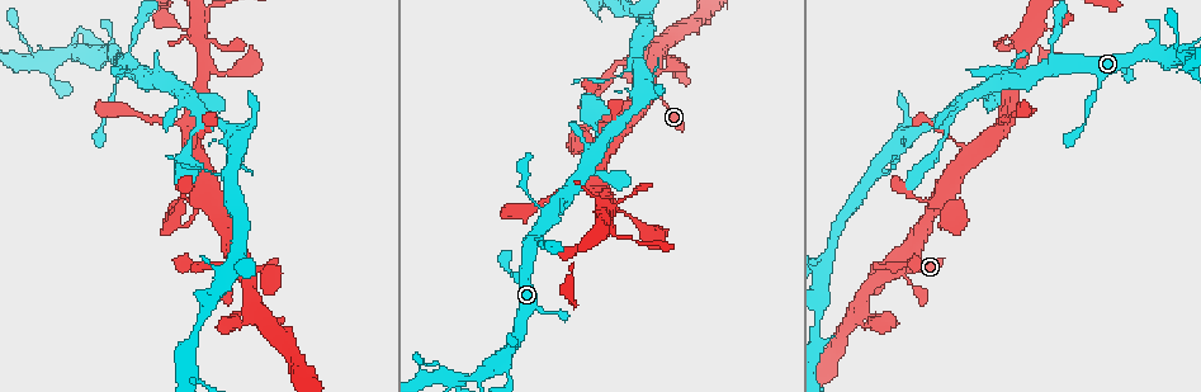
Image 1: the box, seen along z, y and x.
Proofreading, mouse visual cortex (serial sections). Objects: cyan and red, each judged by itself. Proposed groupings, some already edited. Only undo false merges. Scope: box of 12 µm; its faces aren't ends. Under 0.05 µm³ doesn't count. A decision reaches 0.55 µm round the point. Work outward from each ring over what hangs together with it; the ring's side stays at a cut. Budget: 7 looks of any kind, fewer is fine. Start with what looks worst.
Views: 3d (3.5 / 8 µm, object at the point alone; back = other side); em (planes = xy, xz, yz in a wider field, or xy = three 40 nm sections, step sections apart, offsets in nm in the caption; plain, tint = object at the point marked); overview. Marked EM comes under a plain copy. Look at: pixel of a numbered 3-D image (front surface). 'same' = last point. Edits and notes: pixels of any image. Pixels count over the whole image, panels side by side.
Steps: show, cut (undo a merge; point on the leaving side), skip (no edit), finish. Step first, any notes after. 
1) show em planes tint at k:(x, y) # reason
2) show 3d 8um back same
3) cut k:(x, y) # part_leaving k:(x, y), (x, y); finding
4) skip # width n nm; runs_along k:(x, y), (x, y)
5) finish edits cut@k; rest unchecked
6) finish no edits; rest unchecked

show 3d 3.5um at 1:(1175, 54) # side arm on a straight run

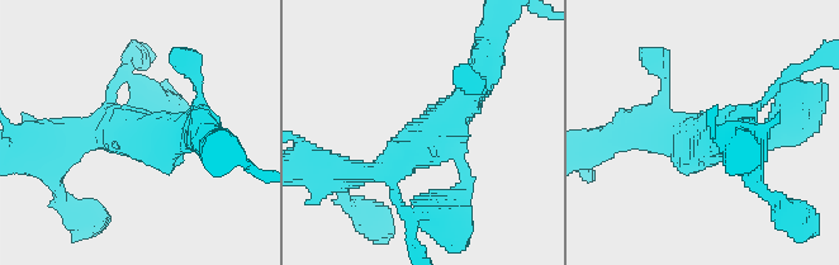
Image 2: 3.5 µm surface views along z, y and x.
show em planes tint at 2:(433, 132)

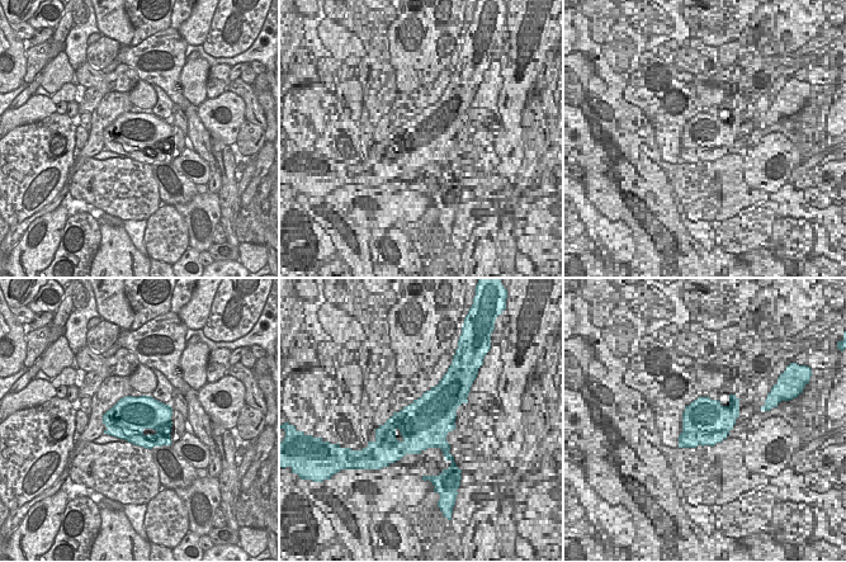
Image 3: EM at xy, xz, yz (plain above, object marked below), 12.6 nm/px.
skip # continuous, no second cell

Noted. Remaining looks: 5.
show 3d 3.5um at 1:(916, 198) # narrows sharply

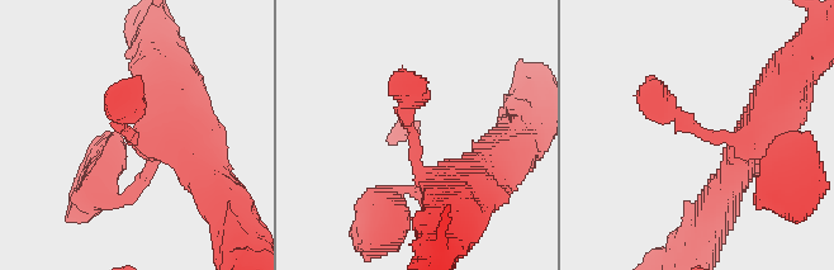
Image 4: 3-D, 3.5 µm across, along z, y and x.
skip # runs_along 4:(757, 131), (692, 131), (647, 76); all the same cell

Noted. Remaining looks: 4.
show 3d 3.5um back at 1:(184, 125)

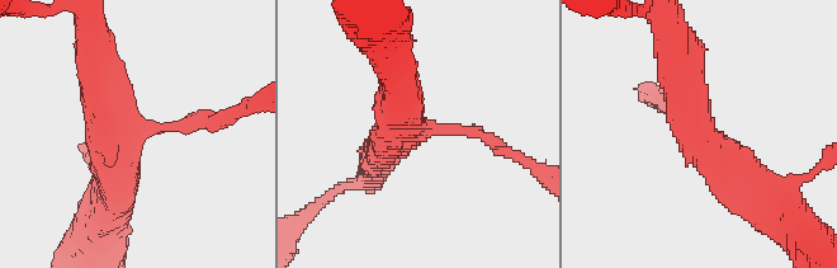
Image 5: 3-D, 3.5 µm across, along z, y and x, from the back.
show em planes tint at 5:(703, 131) # arms 3; arm_widths 150, 400, 500 nm

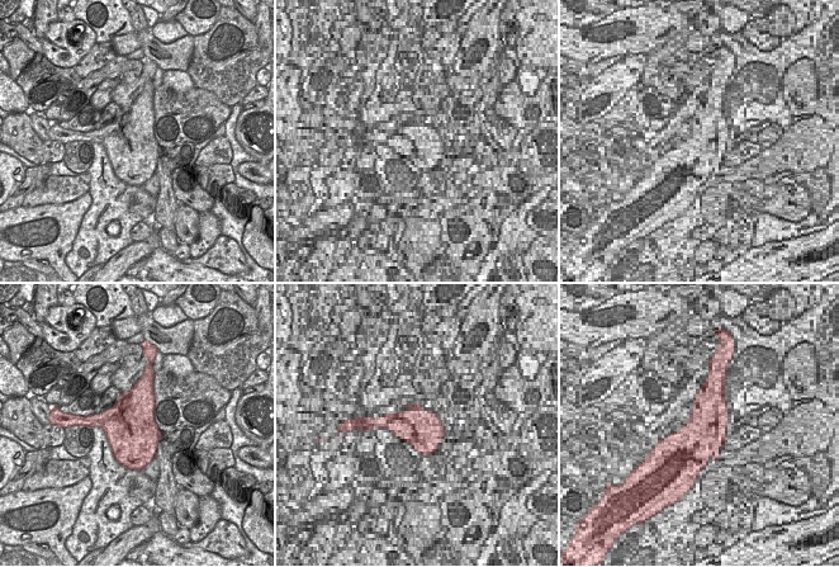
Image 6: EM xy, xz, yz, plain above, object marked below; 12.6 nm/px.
skip # runs_along 5:(771, 214), (696, 131), (684, 73); one cell here

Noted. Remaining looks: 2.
finish no edits; rest unchecked

